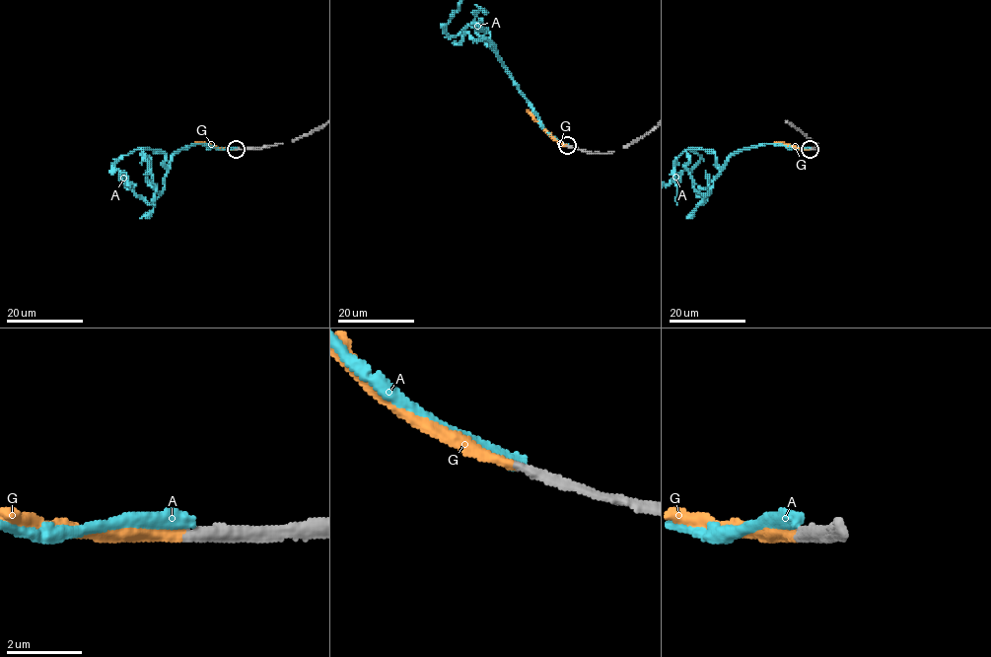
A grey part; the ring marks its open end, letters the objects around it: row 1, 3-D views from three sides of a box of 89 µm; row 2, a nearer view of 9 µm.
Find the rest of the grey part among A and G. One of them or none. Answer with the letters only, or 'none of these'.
G

